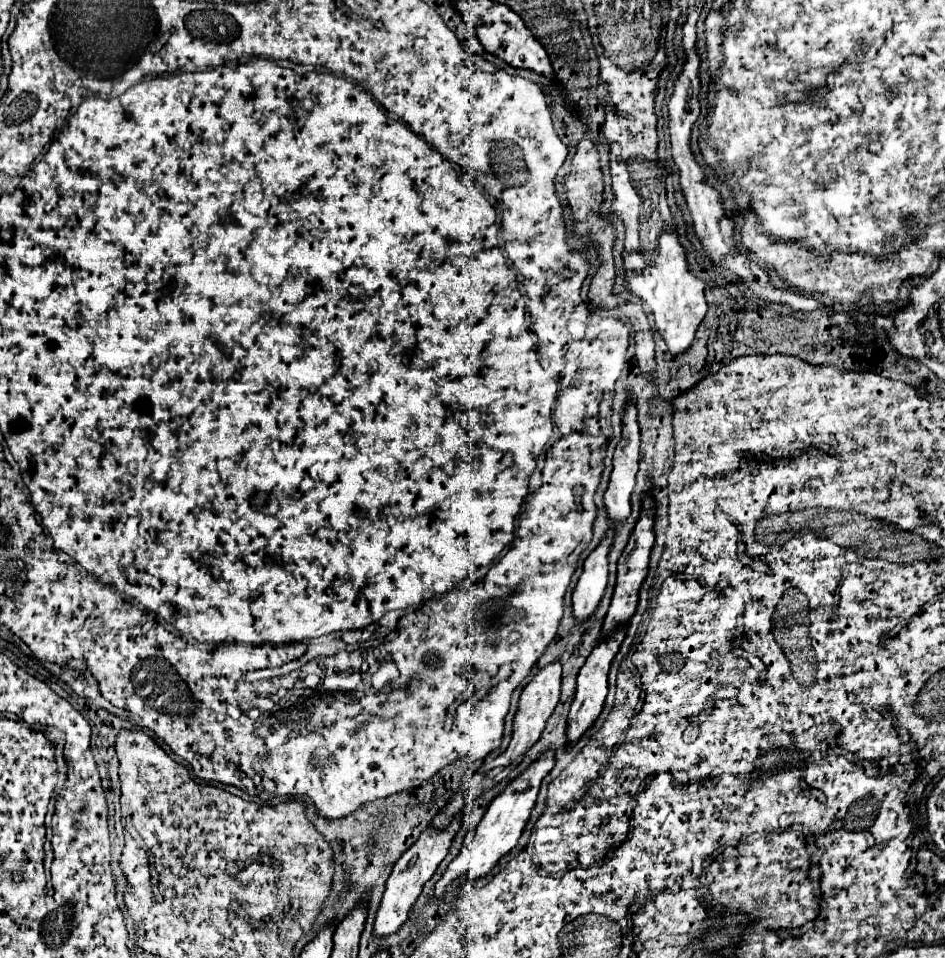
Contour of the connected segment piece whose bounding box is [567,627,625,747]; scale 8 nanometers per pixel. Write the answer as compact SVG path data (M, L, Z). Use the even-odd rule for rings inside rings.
M625 627L623 629L617 629L615 633L611 633L605 641L601 641L593 653L587 657L585 665L581 667L579 675L577 675L577 691L575 691L575 699L571 703L571 709L569 709L569 717L567 717L567 747L573 747L591 727L593 723L597 721L597 717L601 715L603 711L603 703L605 703L605 697L607 697L607 675L609 675L609 667L611 667L611 661L613 657L617 655L619 651L619 645L625 637Z

